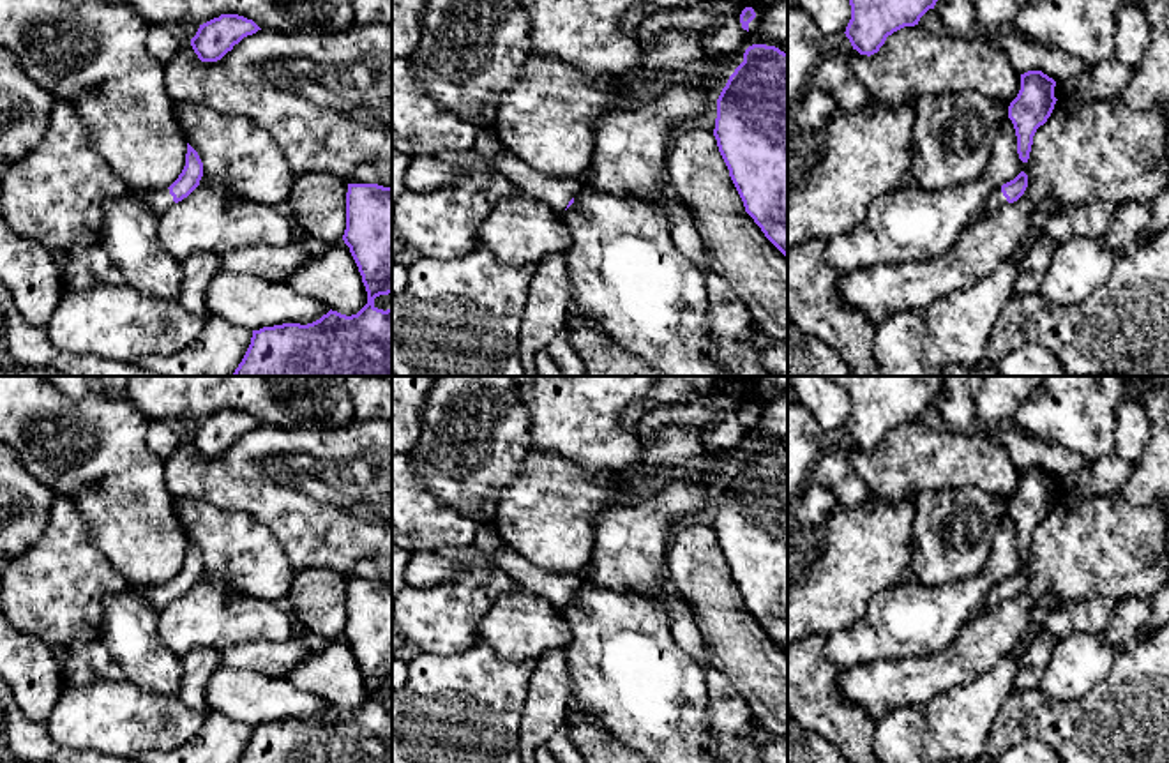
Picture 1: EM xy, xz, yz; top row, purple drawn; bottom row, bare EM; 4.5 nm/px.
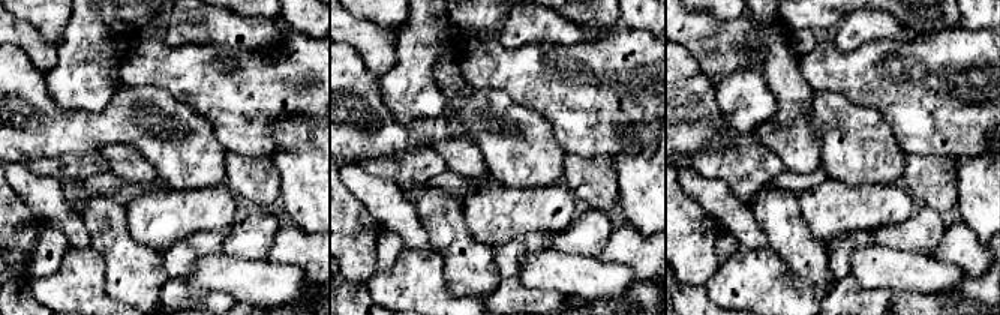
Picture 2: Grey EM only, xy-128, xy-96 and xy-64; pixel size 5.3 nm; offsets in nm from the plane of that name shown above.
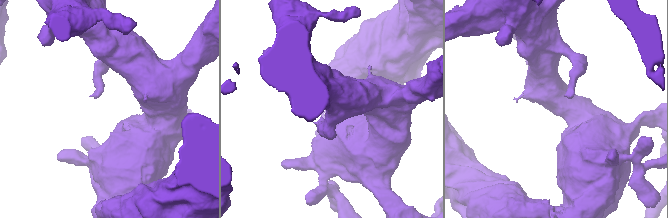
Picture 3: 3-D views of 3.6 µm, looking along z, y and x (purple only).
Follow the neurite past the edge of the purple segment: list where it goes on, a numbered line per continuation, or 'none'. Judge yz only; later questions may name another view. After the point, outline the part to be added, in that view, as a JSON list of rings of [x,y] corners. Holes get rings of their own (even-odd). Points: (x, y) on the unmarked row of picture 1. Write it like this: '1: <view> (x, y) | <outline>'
1: yz (996, 596) | [[[1001,583],[992,586],[987,593],[985,604],[987,606],[998,606],[1001,602],[1008,601],[1007,593],[1001,588]]]

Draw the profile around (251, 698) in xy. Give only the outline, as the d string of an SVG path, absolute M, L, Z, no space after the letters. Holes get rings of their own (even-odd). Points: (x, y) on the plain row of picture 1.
M222 664L207 685L207 706L240 724L260 726L283 719L307 721L330 703L297 689L288 678Z

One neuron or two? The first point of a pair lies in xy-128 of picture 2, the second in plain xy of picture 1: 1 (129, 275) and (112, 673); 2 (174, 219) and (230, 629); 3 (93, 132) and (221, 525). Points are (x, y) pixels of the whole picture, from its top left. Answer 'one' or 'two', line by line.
1: two
2: one
3: one

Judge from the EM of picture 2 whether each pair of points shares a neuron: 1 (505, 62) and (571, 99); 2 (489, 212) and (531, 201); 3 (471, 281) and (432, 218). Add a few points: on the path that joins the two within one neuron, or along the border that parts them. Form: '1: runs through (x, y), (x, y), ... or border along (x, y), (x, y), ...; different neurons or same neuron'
1: runs through (522, 72), (540, 75), (549, 84), (555, 84); same neuron
2: runs through (500, 212), (520, 210); same neuron
3: runs through (470, 266), (447, 233); same neuron

